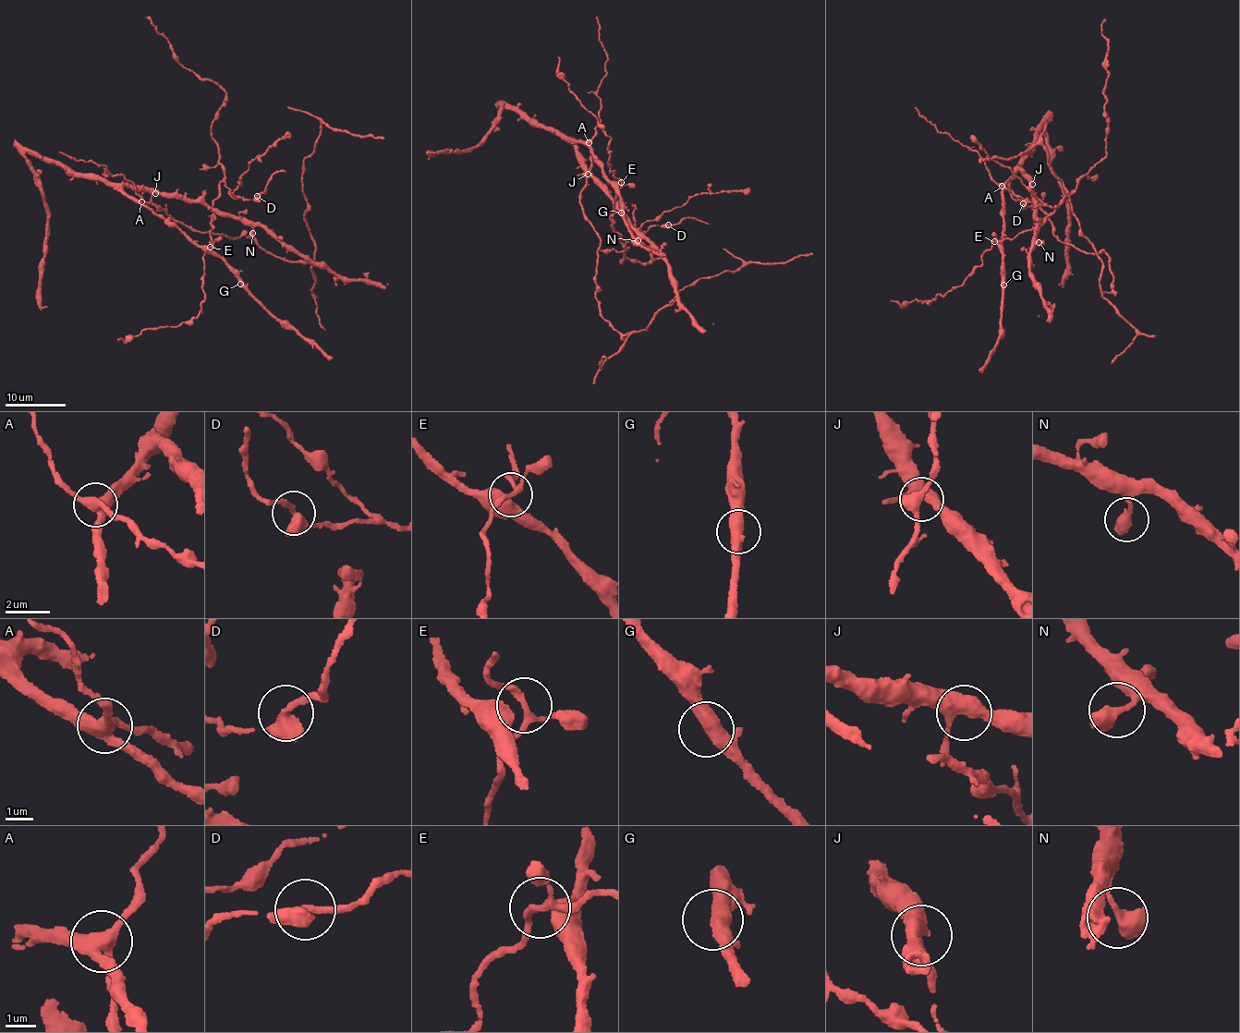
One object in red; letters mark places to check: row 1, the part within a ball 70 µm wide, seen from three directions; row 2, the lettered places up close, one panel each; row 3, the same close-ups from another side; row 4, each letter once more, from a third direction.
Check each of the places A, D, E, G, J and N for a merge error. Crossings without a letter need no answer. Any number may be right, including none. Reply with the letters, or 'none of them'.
A, D

